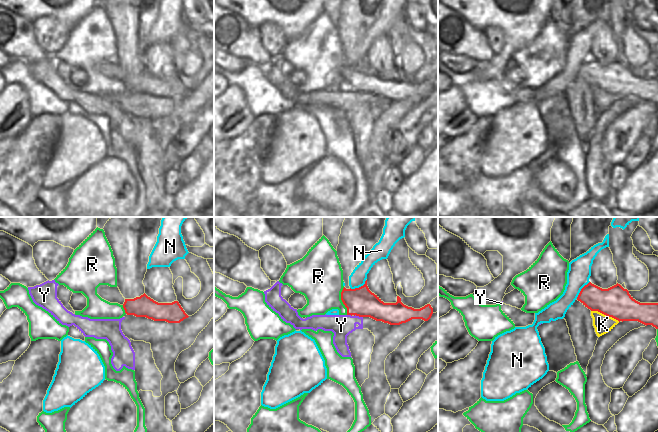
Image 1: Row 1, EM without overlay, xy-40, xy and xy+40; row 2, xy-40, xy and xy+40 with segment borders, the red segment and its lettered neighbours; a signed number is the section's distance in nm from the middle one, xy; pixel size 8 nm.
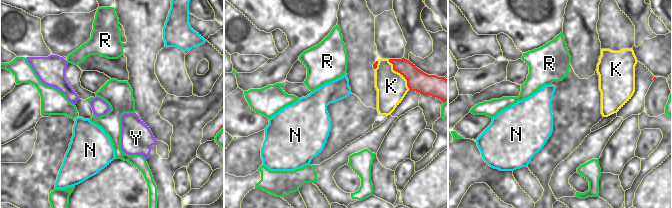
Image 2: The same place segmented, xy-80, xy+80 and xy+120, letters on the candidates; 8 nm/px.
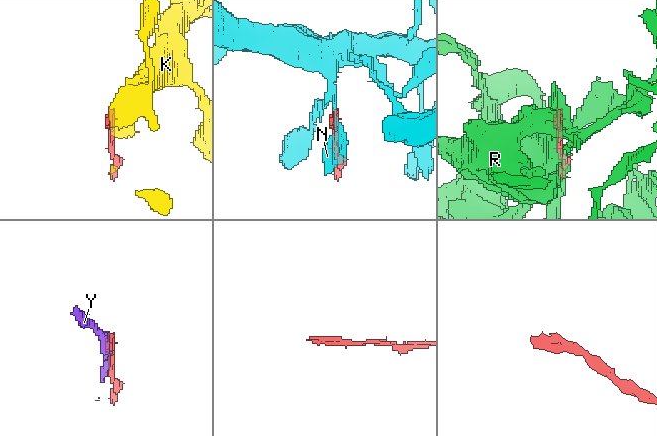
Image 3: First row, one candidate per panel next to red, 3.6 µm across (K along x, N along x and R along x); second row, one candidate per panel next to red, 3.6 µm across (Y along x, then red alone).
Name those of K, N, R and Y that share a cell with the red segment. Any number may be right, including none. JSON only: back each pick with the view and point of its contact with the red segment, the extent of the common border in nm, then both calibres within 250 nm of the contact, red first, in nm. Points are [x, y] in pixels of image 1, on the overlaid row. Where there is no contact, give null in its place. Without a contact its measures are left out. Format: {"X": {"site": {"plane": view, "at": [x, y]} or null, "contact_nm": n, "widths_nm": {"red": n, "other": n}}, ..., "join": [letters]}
{"join": []}

